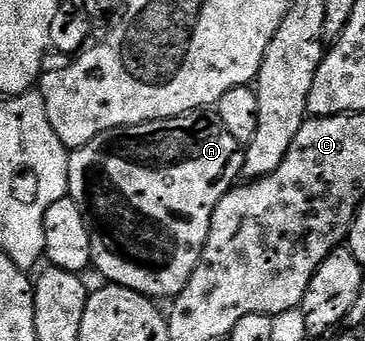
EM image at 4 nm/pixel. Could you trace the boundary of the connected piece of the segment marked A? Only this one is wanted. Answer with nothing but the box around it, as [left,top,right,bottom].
[68,108,244,300]

